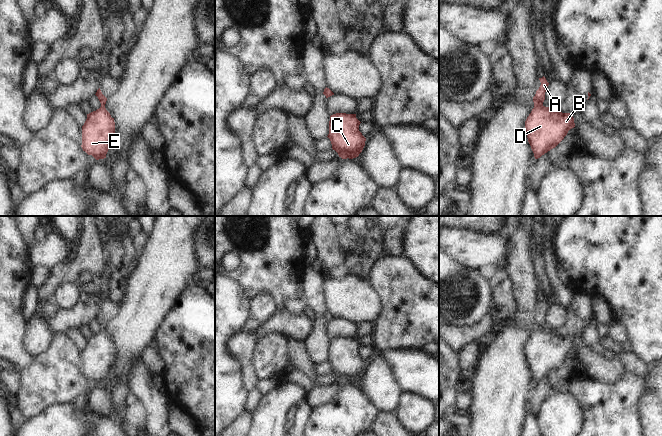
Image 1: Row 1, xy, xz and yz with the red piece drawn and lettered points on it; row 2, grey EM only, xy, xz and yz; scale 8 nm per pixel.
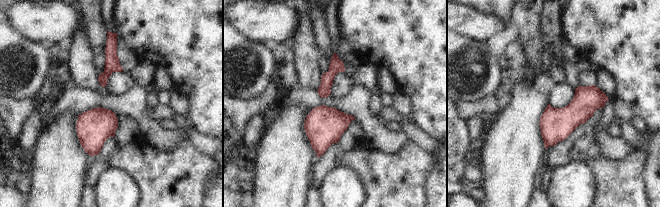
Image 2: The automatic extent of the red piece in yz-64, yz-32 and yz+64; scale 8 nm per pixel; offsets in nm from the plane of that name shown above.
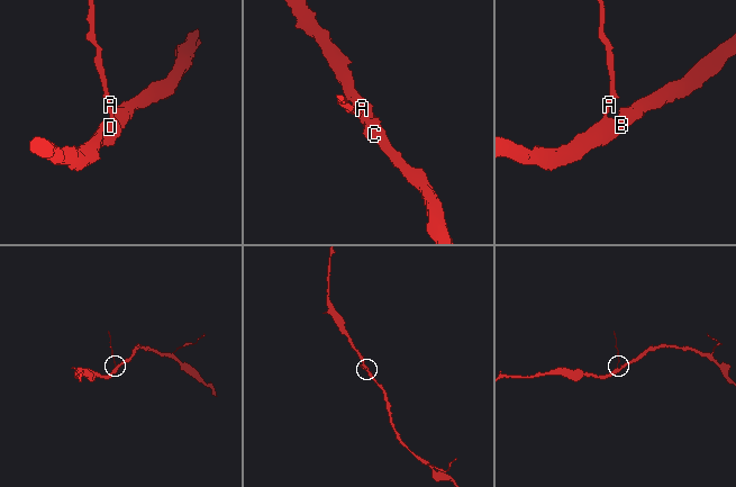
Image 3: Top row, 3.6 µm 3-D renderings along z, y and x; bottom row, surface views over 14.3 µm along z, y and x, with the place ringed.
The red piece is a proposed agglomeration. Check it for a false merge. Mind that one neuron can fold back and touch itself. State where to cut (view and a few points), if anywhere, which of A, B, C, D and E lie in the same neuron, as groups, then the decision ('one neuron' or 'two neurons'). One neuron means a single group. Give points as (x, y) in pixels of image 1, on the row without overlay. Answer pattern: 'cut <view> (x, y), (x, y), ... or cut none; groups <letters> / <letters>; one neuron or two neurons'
cut none; groups A B C D E; one neuron

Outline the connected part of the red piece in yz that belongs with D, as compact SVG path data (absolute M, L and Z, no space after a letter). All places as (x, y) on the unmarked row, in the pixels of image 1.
M544 300L539 302L539 304L541 309L533 321L534 332L525 345L526 359L535 383L540 382L542 379L555 372L564 363L568 355L575 351L574 342L570 337L557 336L543 329L545 316L549 307Z

